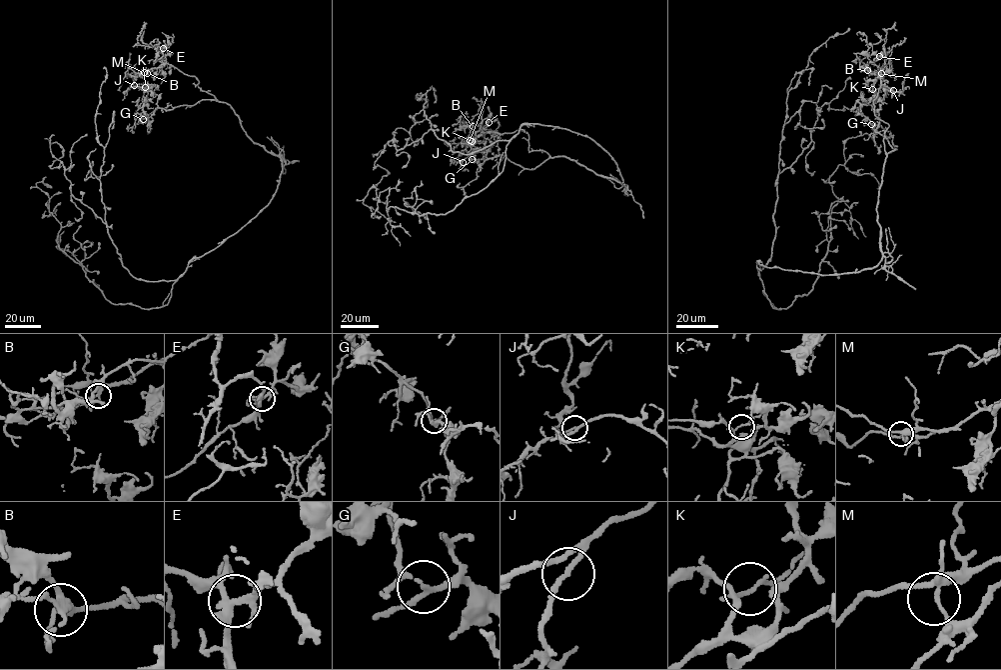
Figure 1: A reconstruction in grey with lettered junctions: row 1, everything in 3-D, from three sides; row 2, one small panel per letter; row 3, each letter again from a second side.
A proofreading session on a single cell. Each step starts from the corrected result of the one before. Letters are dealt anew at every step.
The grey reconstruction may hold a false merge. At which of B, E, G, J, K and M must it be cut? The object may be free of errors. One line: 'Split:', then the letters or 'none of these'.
Split: none of these

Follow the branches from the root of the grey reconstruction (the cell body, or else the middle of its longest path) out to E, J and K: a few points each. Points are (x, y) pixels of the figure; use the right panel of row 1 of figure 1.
E: (780, 268), (831, 275), (881, 260), (888, 124), (875, 115), (881, 70), (870, 62), (879, 56)
J: (780, 268), (828, 275), (880, 262), (877, 198), (886, 154), (896, 149), (875, 129), (882, 99), (893, 90)
K: (780, 268), (831, 275), (881, 260), (877, 198), (886, 154), (896, 149), (875, 132), (882, 100), (872, 89)

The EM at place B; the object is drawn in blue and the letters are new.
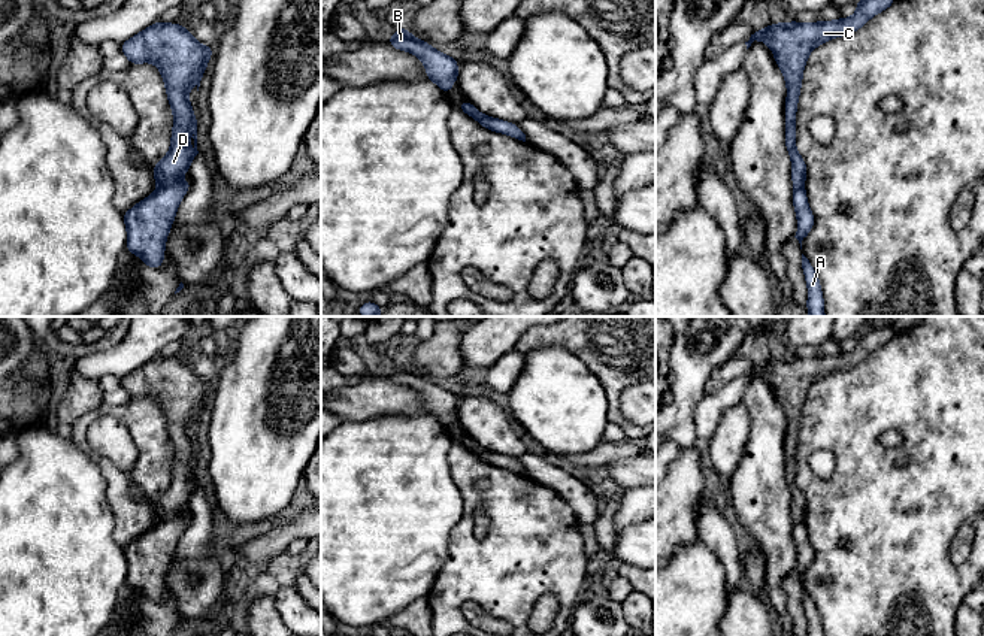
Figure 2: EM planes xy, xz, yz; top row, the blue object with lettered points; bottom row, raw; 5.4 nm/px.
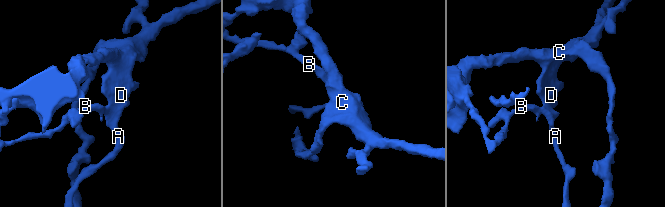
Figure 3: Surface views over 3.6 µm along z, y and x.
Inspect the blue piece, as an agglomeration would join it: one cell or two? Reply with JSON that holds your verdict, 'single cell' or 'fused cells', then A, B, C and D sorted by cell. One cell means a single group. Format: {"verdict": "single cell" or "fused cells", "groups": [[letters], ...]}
{"verdict": "single cell", "groups": [["A", "B", "C", "D"]]}

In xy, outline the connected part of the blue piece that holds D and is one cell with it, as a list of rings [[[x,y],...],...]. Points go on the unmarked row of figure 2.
[[[154,357],[143,366],[121,378],[121,387],[130,399],[152,397],[160,405],[167,434],[173,446],[173,464],[169,487],[152,502],[158,523],[130,545],[122,548],[127,563],[127,585],[139,590],[142,597],[152,603],[160,603],[164,594],[166,573],[176,551],[176,545],[185,527],[191,523],[190,515],[181,515],[179,511],[190,506],[197,485],[197,463],[200,454],[194,454],[194,443],[188,427],[196,418],[197,425],[208,396],[215,382],[199,378],[194,370],[181,358]]]

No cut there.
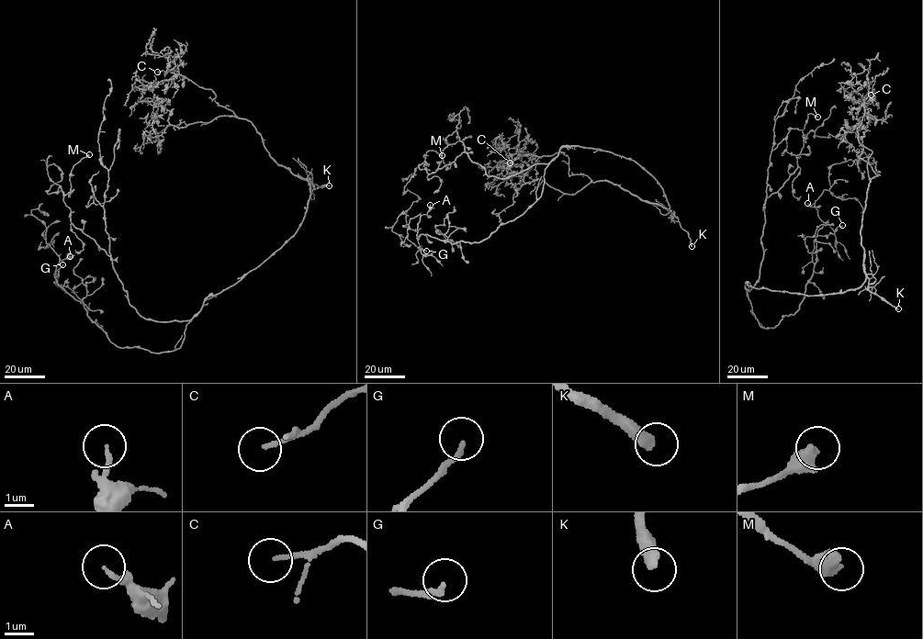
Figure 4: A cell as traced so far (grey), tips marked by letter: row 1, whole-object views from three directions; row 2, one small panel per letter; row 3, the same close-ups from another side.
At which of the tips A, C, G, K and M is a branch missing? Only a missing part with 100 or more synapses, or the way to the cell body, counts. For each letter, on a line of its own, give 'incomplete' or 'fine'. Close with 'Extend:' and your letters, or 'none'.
A: fine
C: incomplete
G: fine
K: incomplete
M: fine
Extend: C, K

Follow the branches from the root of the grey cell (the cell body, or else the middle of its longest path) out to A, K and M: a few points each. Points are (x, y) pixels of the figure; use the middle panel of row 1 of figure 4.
A: (608, 151), (562, 147), (545, 170), (540, 196), (478, 242), (452, 244), (417, 236), (417, 224), (430, 205)
K: (608, 151), (632, 160), (657, 181), (669, 203), (667, 208), (687, 232), (692, 246)
M: (608, 151), (565, 145), (546, 163), (502, 178), (465, 152), (434, 172), (419, 168), (428, 151), (442, 155)

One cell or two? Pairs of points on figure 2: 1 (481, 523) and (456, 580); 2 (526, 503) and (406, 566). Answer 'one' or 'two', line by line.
1: two
2: two

